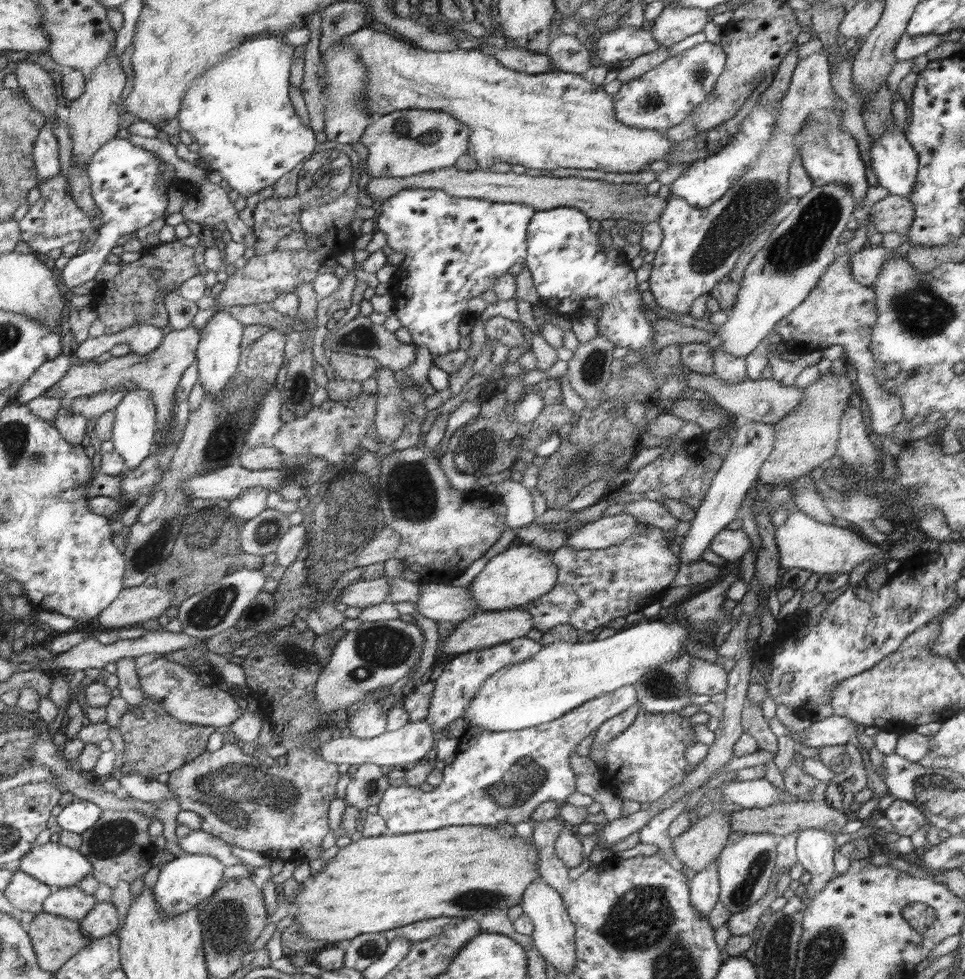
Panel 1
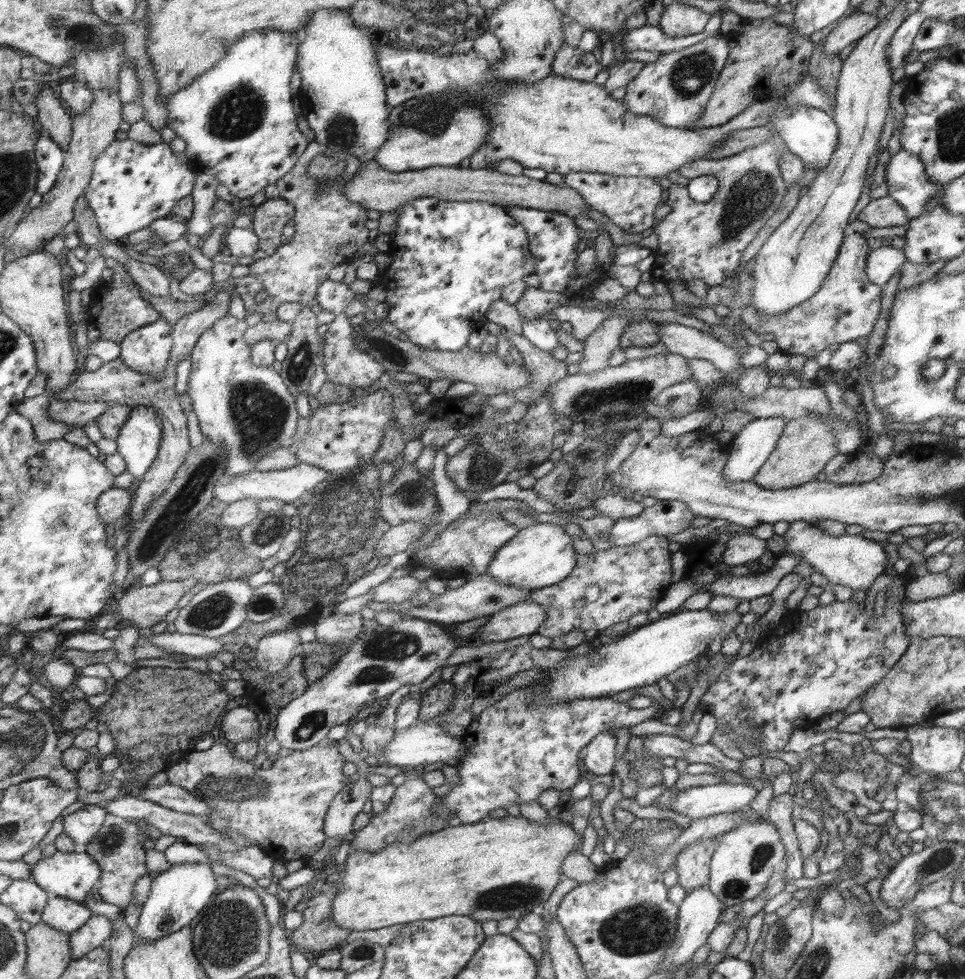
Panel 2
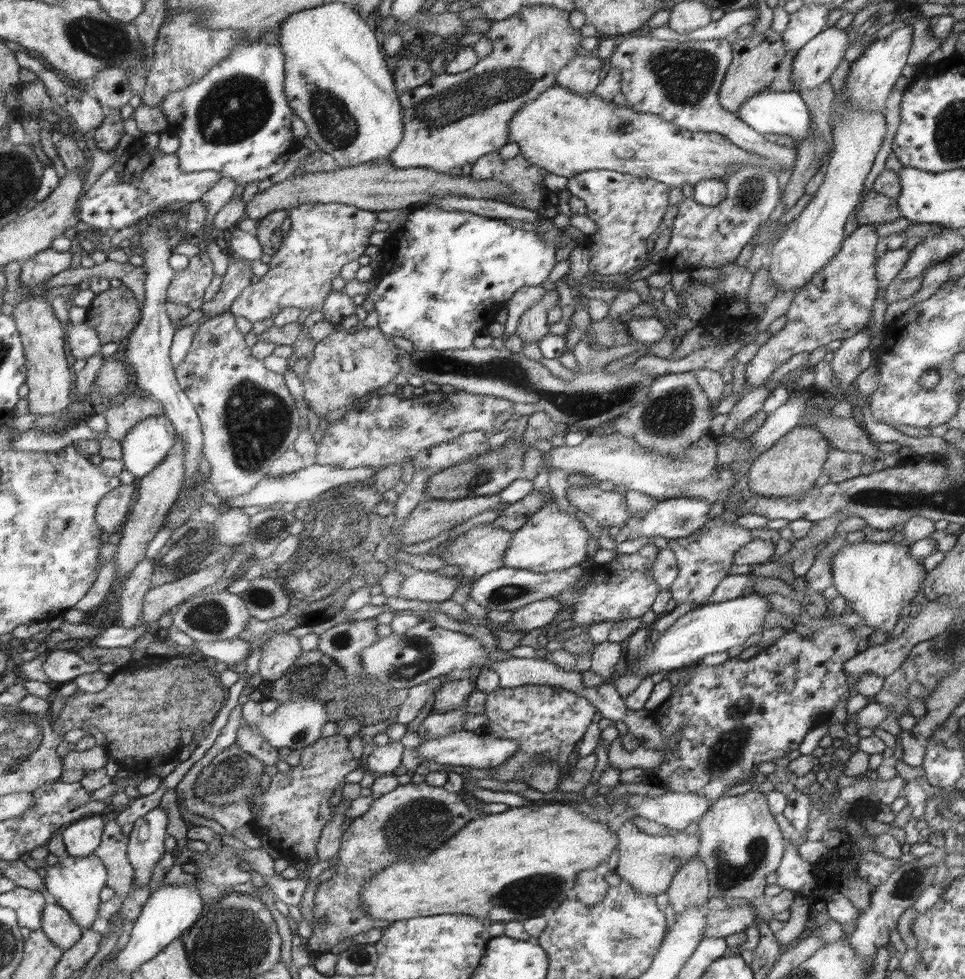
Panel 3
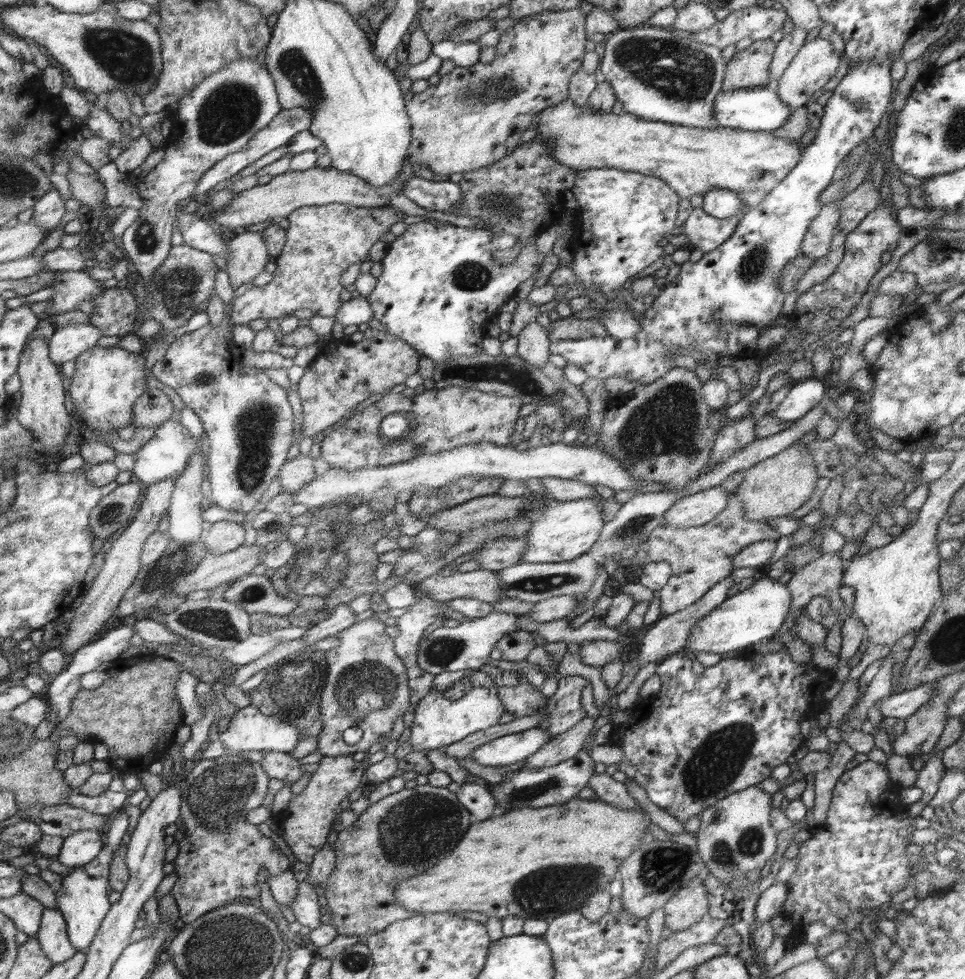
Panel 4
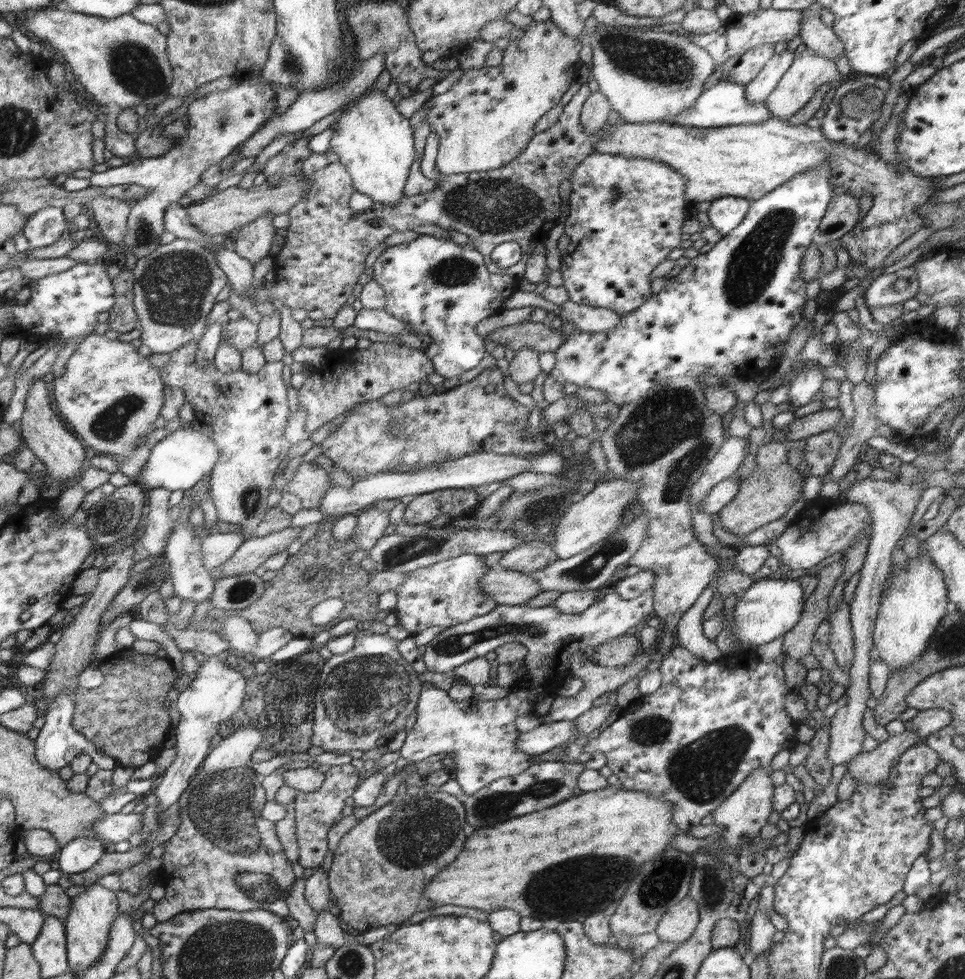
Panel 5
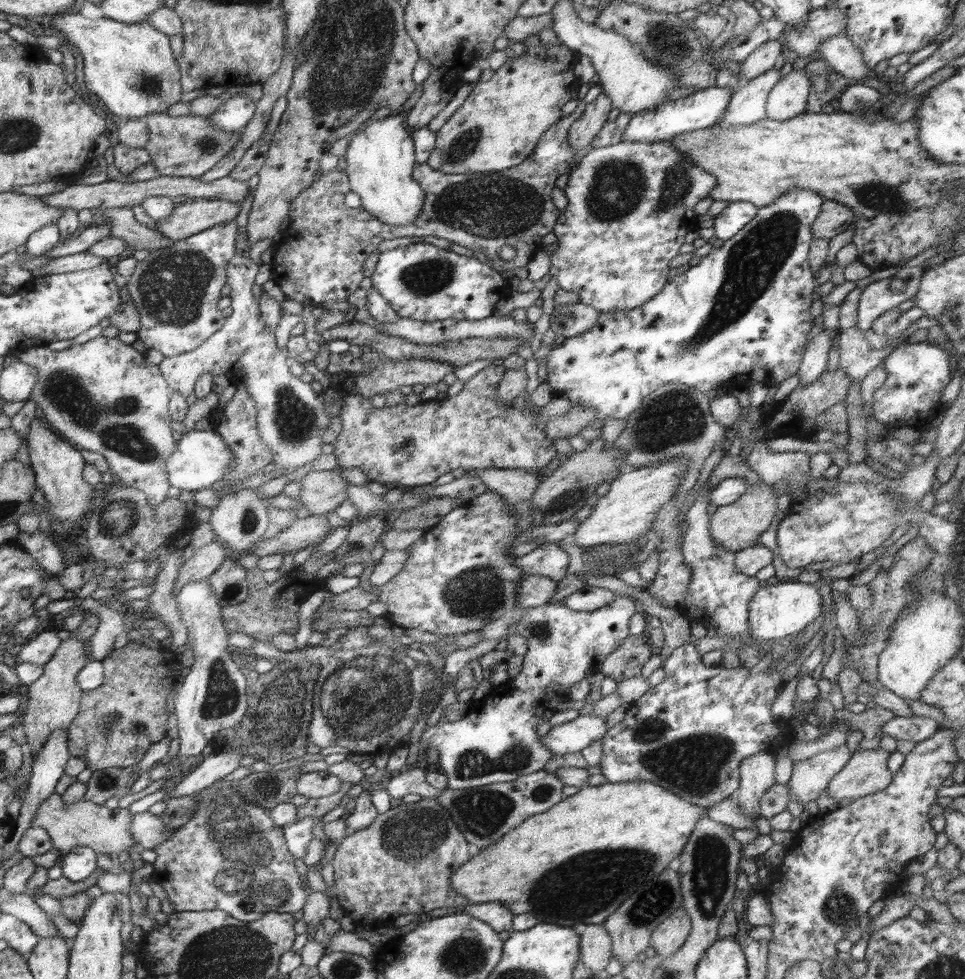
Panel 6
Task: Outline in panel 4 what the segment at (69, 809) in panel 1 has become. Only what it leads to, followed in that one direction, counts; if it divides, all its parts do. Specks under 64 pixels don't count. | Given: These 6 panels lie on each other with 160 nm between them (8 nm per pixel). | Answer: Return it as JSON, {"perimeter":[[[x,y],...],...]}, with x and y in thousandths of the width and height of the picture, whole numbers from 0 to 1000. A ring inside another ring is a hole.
{"perimeter":[[[87,848],[65,858],[60,878],[72,887],[87,885],[103,875],[110,865],[109,851]]]}

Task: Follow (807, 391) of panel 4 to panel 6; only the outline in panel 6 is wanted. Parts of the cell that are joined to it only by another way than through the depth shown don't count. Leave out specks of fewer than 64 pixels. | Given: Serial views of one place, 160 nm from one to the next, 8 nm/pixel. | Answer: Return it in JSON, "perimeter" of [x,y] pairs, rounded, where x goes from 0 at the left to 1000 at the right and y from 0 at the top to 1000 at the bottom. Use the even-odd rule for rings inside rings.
{"perimeter":[[[853,338],[845,345],[839,345],[825,382],[828,384],[829,393],[844,390],[852,381],[856,380],[862,350],[864,347],[861,346],[858,338]]]}

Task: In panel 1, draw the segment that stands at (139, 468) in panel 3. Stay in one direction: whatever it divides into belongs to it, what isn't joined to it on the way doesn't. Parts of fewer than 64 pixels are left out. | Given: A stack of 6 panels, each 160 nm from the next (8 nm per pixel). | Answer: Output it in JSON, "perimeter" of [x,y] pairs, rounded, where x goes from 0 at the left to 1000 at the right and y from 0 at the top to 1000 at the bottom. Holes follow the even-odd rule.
{"perimeter":[[[146,396],[131,401],[117,420],[119,428],[115,449],[118,454],[118,462],[126,466],[132,480],[144,478],[160,463],[161,441],[164,439],[164,425],[161,423],[160,408],[155,400]]]}

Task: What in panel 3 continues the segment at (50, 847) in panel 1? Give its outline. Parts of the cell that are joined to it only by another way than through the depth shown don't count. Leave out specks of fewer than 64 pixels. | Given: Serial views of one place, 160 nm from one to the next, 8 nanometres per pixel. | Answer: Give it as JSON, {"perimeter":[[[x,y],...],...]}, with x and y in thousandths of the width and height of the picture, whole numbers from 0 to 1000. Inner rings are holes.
{"perimeter":[[[67,871],[61,878],[55,885],[48,884],[48,909],[79,940],[83,950],[99,950],[99,942],[108,939],[108,909],[112,909],[112,886],[107,877],[97,873],[77,876]]]}

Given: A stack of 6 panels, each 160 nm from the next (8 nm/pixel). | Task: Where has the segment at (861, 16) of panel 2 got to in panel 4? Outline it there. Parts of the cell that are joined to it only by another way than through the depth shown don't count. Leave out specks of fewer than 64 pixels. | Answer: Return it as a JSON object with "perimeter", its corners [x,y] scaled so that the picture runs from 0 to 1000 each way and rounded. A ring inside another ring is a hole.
{"perimeter":[[[846,39],[837,44],[833,44],[826,56],[821,60],[818,68],[808,79],[804,94],[806,94],[809,103],[816,106],[821,113],[827,109],[833,109],[839,102],[839,99],[845,94],[853,92],[860,80],[866,76],[872,60],[873,58],[868,58],[863,53],[861,43],[858,40]]]}

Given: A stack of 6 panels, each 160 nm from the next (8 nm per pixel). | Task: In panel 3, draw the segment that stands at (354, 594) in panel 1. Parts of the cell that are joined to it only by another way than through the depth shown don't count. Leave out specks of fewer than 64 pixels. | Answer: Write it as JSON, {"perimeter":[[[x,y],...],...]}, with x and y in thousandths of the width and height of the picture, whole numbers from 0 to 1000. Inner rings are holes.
{"perimeter":[[[429,583],[417,589],[417,596],[410,609],[421,613],[438,613],[439,615],[460,615],[468,612],[470,605],[477,602],[477,592],[458,588],[449,583]]]}

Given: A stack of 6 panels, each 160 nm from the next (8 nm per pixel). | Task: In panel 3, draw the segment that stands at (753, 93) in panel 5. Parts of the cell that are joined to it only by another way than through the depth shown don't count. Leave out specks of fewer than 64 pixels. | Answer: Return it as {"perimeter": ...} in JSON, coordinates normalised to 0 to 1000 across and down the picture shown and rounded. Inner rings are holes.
{"perimeter":[[[833,4],[819,14],[817,28],[809,33],[813,48],[828,52],[847,35],[858,29],[856,21],[861,12],[862,8],[851,4]]]}

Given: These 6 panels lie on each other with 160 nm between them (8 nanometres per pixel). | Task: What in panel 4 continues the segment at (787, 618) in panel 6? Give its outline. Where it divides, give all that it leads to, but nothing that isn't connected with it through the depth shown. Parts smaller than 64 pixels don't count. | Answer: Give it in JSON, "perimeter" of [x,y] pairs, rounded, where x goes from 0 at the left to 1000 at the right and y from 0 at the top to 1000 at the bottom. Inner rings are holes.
{"perimeter":[[[792,588],[792,590],[783,592],[783,597],[753,611],[746,619],[738,622],[736,627],[724,633],[724,636],[715,645],[711,660],[707,665],[715,669],[720,668],[721,665],[732,665],[747,669],[749,666],[767,666],[772,662],[784,663],[790,654],[801,652],[802,647],[808,644],[812,633],[817,631],[820,614],[819,604],[815,598],[808,597],[808,594],[804,594],[798,589],[794,590]]]}

